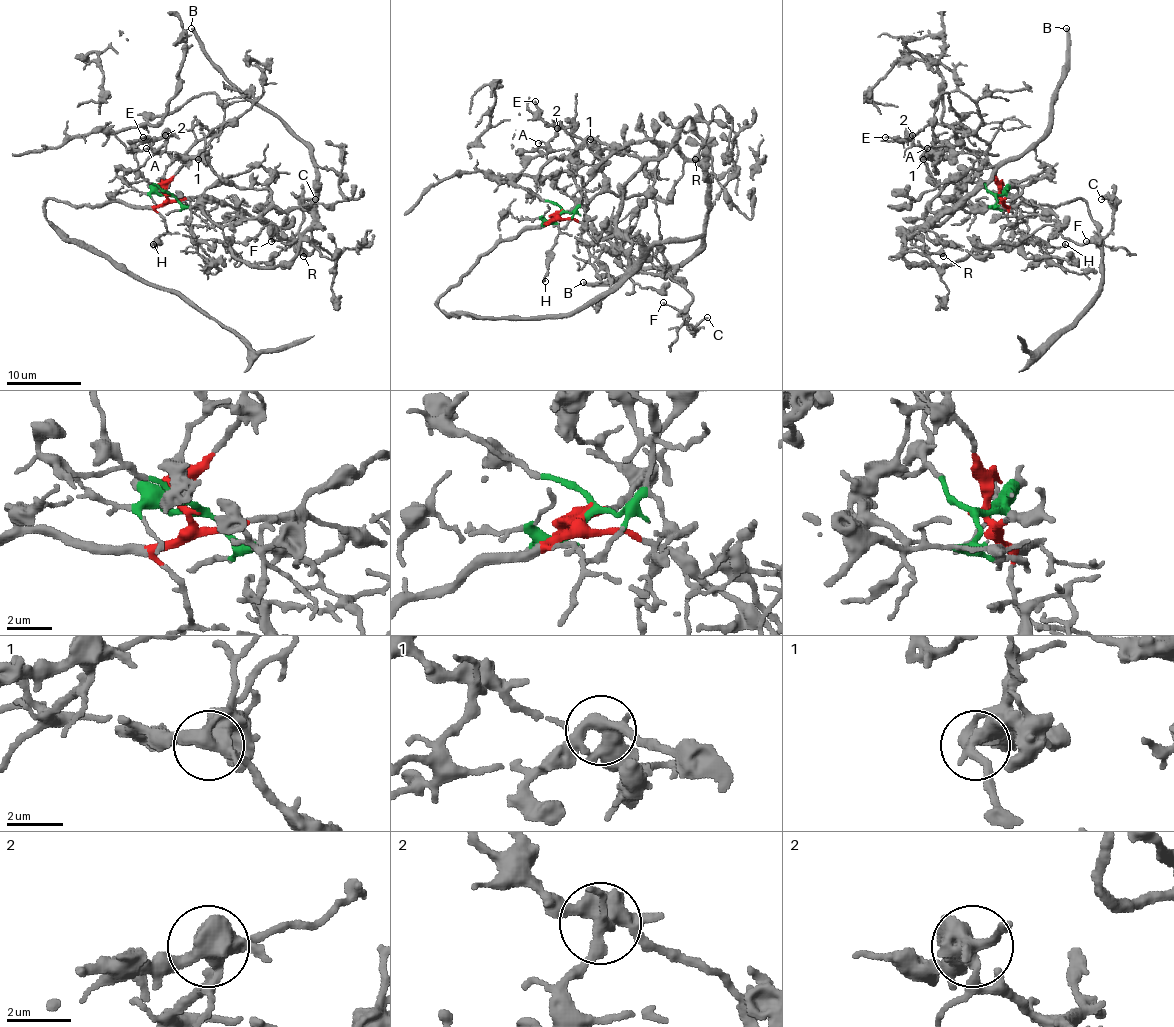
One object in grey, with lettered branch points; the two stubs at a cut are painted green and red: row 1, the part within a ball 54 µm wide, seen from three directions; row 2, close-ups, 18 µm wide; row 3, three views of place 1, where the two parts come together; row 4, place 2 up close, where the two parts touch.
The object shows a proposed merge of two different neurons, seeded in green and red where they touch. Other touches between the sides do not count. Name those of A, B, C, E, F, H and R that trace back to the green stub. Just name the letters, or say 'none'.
A, B, R

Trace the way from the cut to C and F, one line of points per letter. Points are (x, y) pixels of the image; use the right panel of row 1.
C: (996, 195), (1047, 208), (1058, 230), (1078, 243), (1110, 230), (1112, 204), (1101, 198)
F: (996, 195), (1002, 200), (1030, 200), (1056, 217), (1065, 238), (1080, 243), (1093, 239), (1086, 241)

